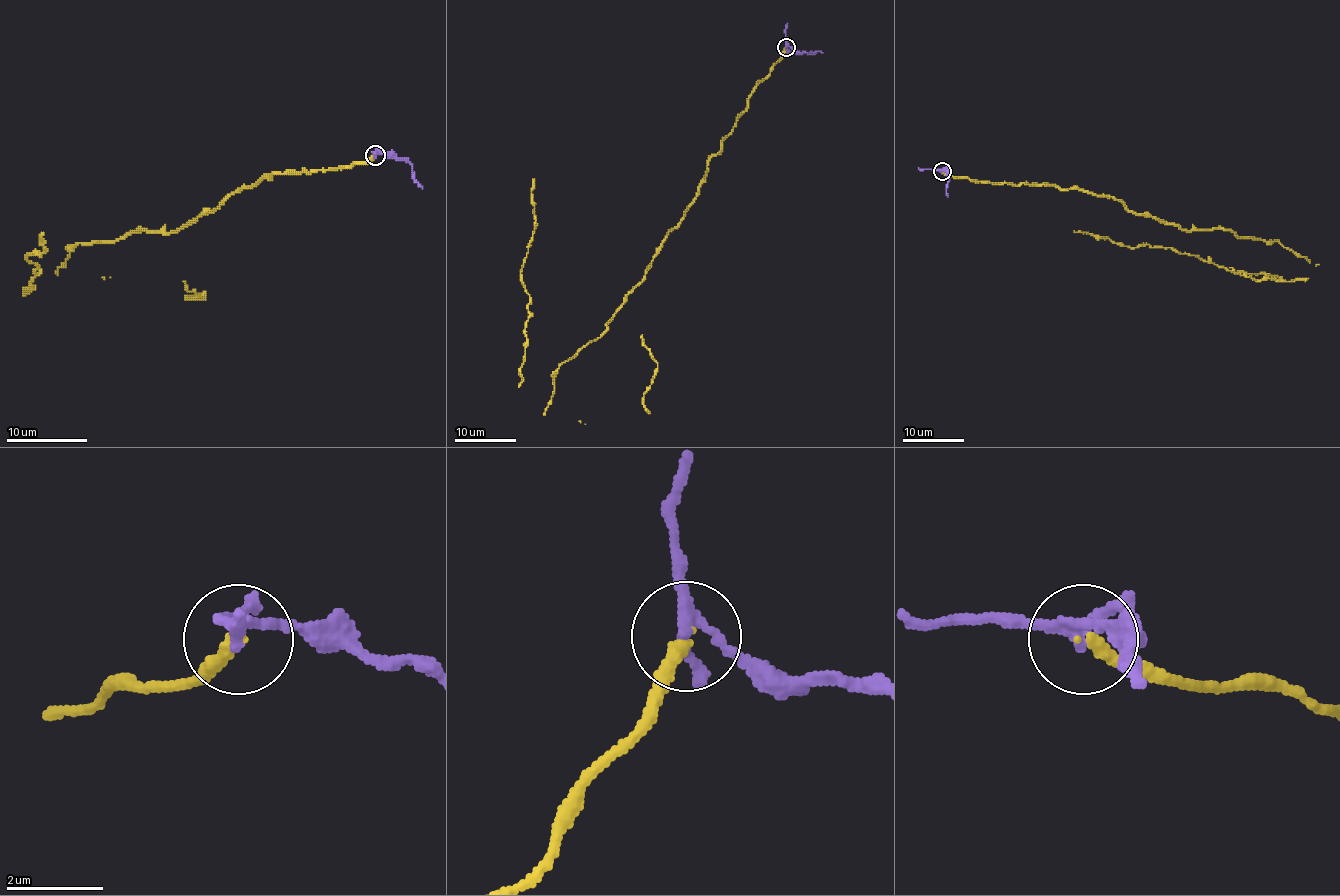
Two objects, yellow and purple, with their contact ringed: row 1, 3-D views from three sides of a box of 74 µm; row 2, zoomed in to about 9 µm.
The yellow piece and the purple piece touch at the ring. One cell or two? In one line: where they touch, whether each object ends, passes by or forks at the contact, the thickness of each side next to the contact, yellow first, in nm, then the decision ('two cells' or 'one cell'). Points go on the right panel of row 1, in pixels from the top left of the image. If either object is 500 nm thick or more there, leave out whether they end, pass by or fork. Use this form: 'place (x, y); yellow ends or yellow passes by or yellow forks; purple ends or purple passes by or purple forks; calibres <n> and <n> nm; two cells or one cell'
place (942, 171); yellow ends; purple forks; calibres 280 and 200 nm; two cells

